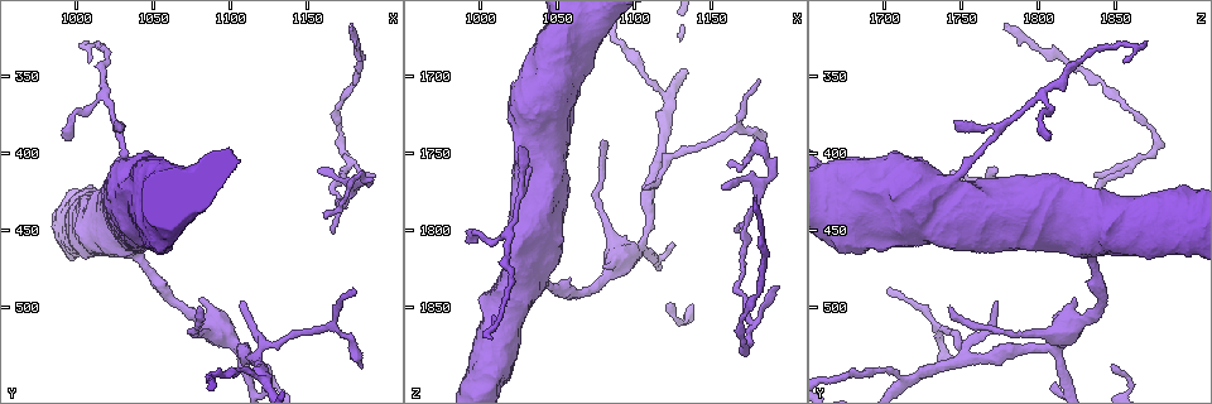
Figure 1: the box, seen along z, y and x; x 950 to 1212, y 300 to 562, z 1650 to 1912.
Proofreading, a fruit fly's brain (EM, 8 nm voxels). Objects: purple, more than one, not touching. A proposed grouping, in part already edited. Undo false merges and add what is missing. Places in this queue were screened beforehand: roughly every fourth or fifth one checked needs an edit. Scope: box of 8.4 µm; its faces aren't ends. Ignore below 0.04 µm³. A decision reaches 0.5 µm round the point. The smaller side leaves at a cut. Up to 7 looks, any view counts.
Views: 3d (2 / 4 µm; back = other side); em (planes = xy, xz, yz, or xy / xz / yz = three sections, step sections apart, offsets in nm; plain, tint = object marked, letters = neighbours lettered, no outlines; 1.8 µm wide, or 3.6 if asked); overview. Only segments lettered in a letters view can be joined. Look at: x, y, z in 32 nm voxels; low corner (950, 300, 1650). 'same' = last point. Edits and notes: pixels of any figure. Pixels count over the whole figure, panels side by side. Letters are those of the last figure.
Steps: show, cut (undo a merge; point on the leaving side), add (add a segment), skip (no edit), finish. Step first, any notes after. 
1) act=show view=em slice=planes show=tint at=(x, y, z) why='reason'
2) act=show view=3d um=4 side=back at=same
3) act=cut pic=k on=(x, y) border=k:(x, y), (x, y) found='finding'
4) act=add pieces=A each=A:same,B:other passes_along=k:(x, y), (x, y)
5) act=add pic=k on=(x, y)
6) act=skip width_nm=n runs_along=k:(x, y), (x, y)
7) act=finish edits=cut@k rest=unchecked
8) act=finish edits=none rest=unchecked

act=show view=3d um=2 at=(1194, 412, 1838) why='free end'

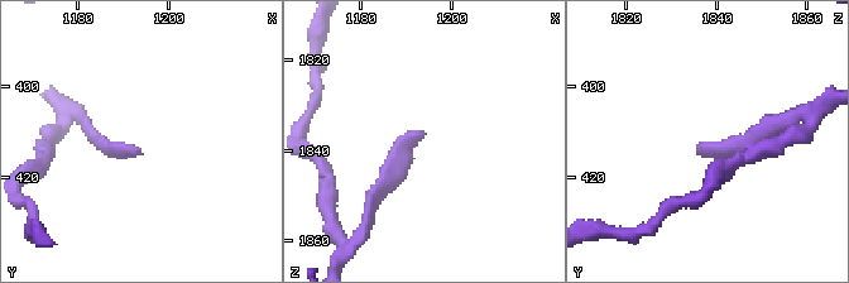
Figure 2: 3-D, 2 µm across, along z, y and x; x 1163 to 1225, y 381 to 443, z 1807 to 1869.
act=show view=em slice=xy step=16 show=letters at=(1194, 413, 1837) why='now the EM'

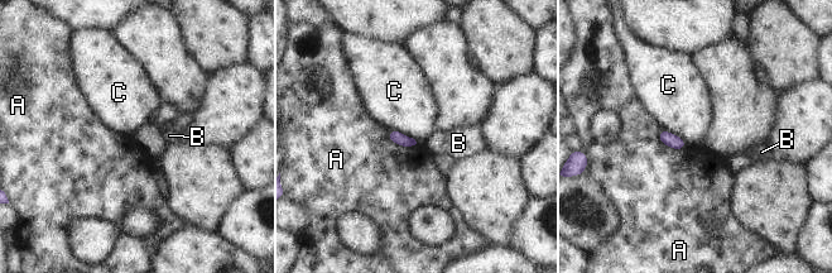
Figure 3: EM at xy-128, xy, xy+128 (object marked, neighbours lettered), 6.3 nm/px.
act=skip each=A:other,B:other,C:other border=3:(388, 129), (402, 132), (417, 143) found='no lettered segment goes on from it'

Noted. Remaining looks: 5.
act=show view=3d um=4 at=(1098, 520, 1814) why='two arms in line, one across'

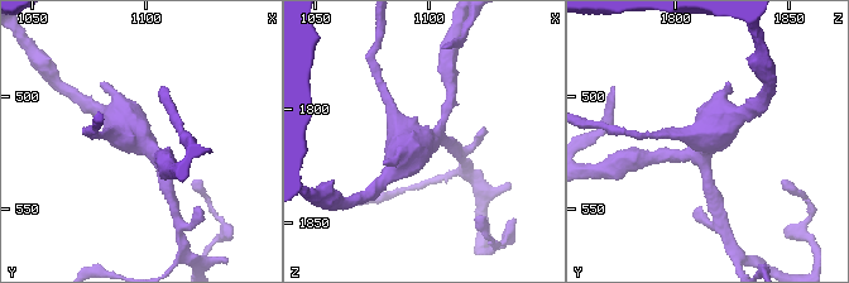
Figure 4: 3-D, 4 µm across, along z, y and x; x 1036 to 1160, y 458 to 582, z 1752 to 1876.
act=show view=em um=3.6 slice=planes show=letters at=(1100, 521, 1815)

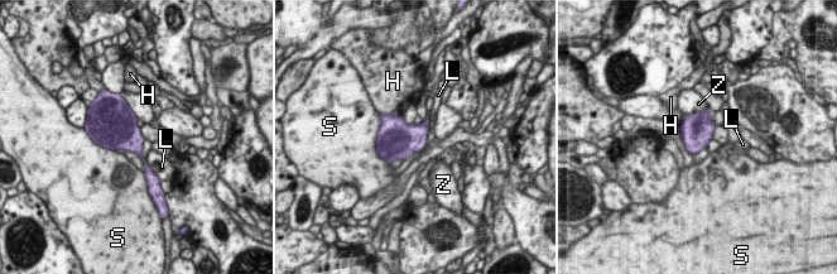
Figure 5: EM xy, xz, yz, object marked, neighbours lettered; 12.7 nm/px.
act=skip each=H:other,L:other,S:other,Z:other found='continuous, no second cell'

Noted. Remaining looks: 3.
act=show view=em slice=planes show=letters at=(1174, 420, 1764) why='abrupt turn'

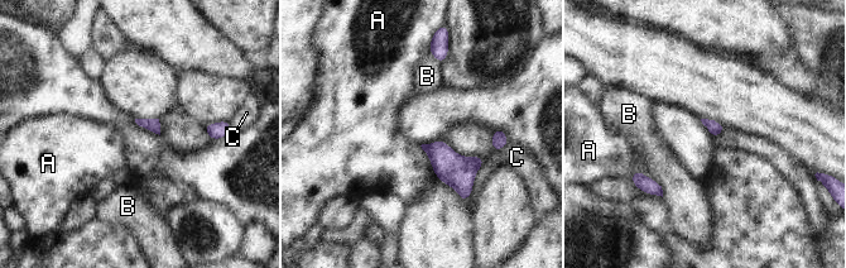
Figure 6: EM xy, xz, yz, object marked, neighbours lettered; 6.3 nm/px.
act=skip each=A:other,B:other,C:other found='continuous, no second cell'

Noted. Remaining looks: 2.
act=finish edits=none rest=unchecked

